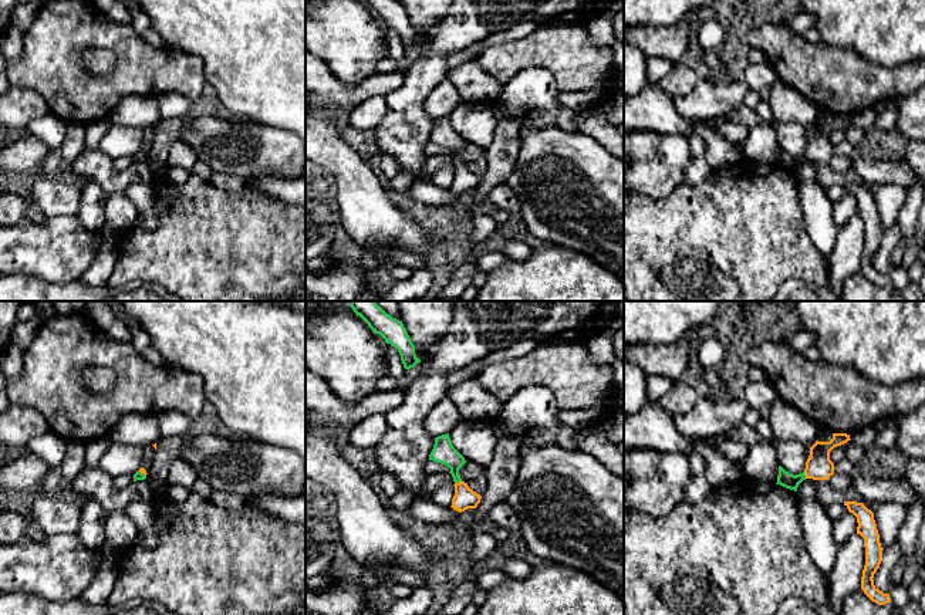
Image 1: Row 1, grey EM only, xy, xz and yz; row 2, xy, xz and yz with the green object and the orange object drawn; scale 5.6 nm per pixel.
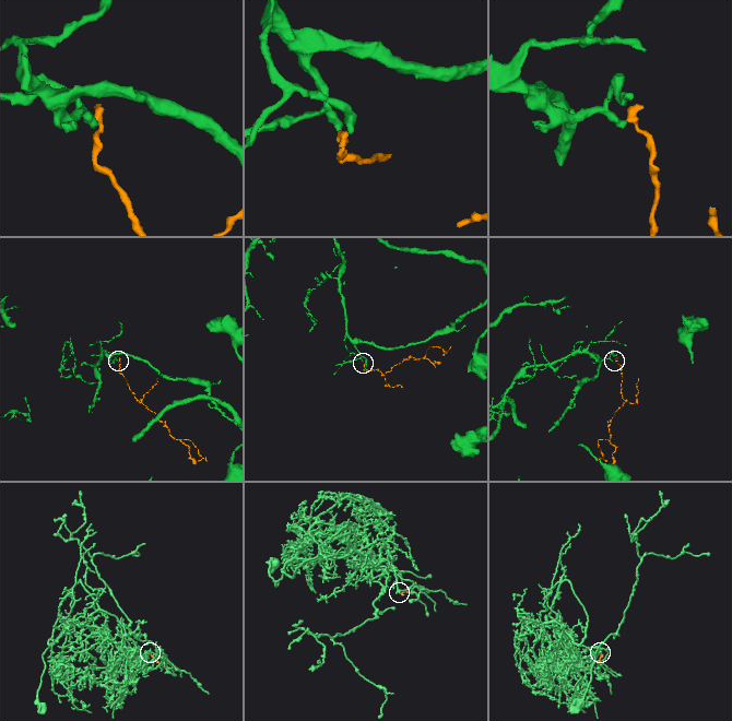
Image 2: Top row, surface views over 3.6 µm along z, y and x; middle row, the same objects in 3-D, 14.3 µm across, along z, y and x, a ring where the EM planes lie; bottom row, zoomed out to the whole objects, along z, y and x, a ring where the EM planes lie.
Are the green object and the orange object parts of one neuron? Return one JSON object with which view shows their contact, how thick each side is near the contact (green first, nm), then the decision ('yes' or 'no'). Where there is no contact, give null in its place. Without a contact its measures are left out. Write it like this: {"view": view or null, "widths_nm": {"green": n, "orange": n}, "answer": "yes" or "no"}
{"view": "xz", "widths_nm": {"green": 130, "orange": 120}, "answer": "yes"}

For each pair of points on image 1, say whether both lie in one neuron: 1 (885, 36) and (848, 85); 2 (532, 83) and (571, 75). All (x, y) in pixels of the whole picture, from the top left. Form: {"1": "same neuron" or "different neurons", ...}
{"1": "different neurons", "2": "different neurons"}

